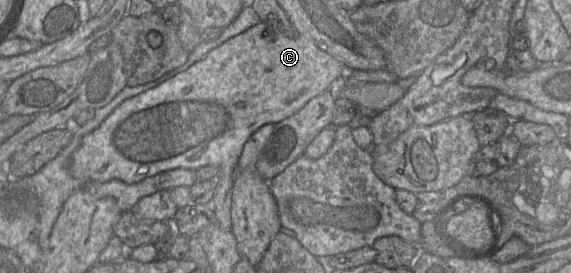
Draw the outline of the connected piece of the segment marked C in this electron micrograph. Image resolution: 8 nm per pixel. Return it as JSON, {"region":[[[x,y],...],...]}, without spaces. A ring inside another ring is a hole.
{"region":[[[260,22],[245,32],[230,38],[219,47],[211,50],[204,58],[191,65],[184,72],[177,74],[157,87],[149,89],[122,102],[99,125],[98,128],[83,136],[80,145],[71,156],[69,164],[69,171],[71,175],[75,179],[84,182],[107,182],[117,179],[127,184],[136,184],[145,180],[146,178],[150,178],[157,174],[177,168],[197,170],[207,165],[218,166],[220,168],[220,174],[216,179],[216,192],[211,202],[211,206],[215,214],[215,223],[222,230],[231,230],[231,203],[235,173],[237,172],[238,161],[247,140],[263,125],[277,124],[280,121],[294,115],[307,102],[317,95],[328,91],[329,89],[336,89],[344,78],[344,71],[346,68],[341,62],[328,54],[326,51],[323,51],[307,37],[299,35],[297,32],[292,35],[285,31],[285,29],[280,30],[278,26],[279,24],[279,22],[276,22],[275,24],[268,25],[266,22]]]}

